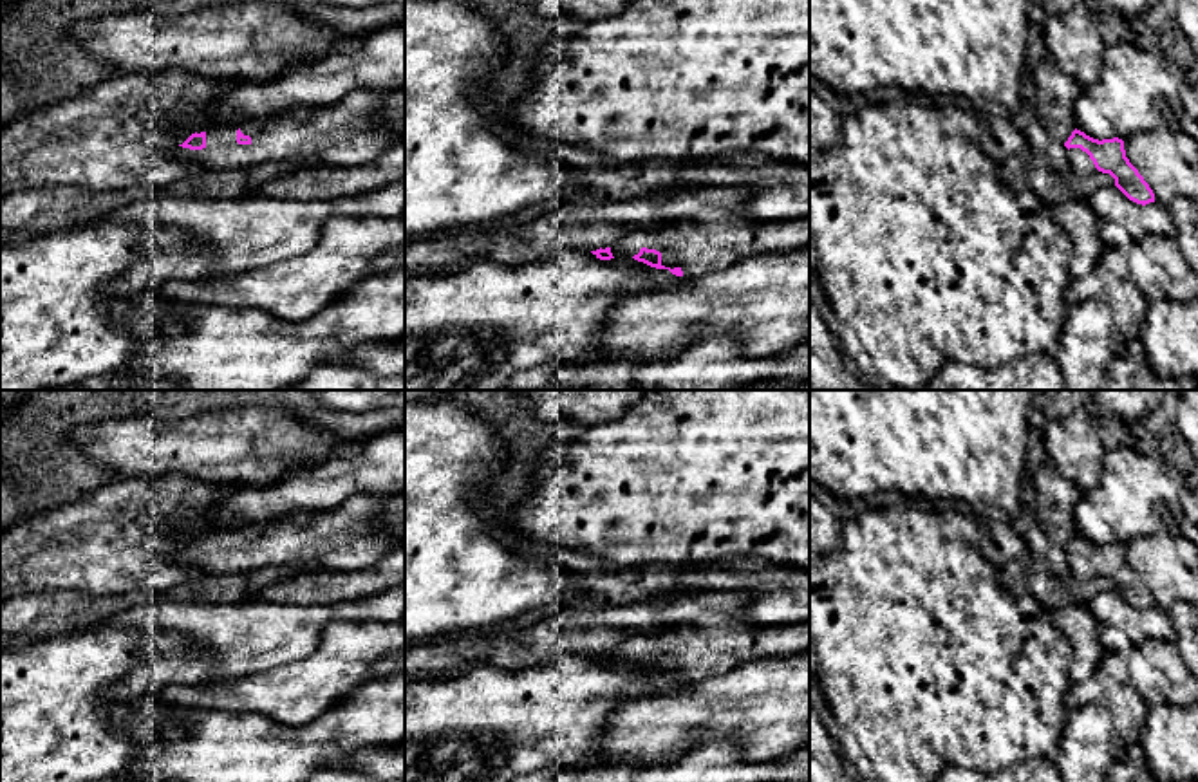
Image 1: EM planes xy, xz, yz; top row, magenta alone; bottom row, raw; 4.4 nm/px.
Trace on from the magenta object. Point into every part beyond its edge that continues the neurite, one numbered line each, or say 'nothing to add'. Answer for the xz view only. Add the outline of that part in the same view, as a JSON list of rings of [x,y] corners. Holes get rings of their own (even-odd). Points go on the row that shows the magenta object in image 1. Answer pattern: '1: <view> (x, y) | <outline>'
1: xz (712, 239) | [[[708,206],[692,217],[670,219],[658,229],[634,229],[611,246],[614,258],[641,247],[661,253],[661,265],[679,267],[683,278],[730,267],[743,258],[810,246],[810,215],[750,220],[741,209]]]

